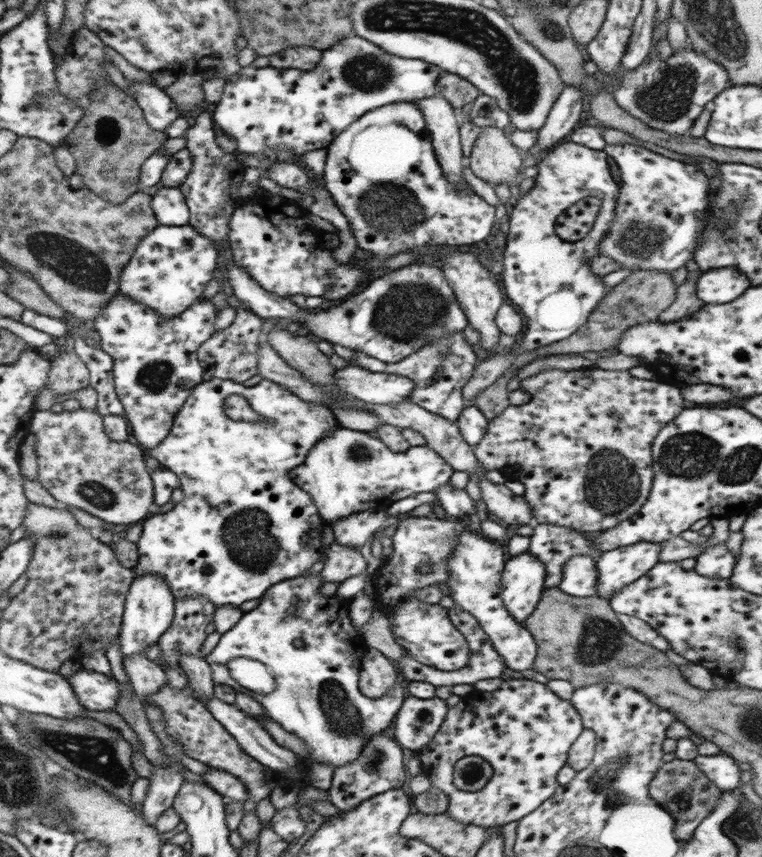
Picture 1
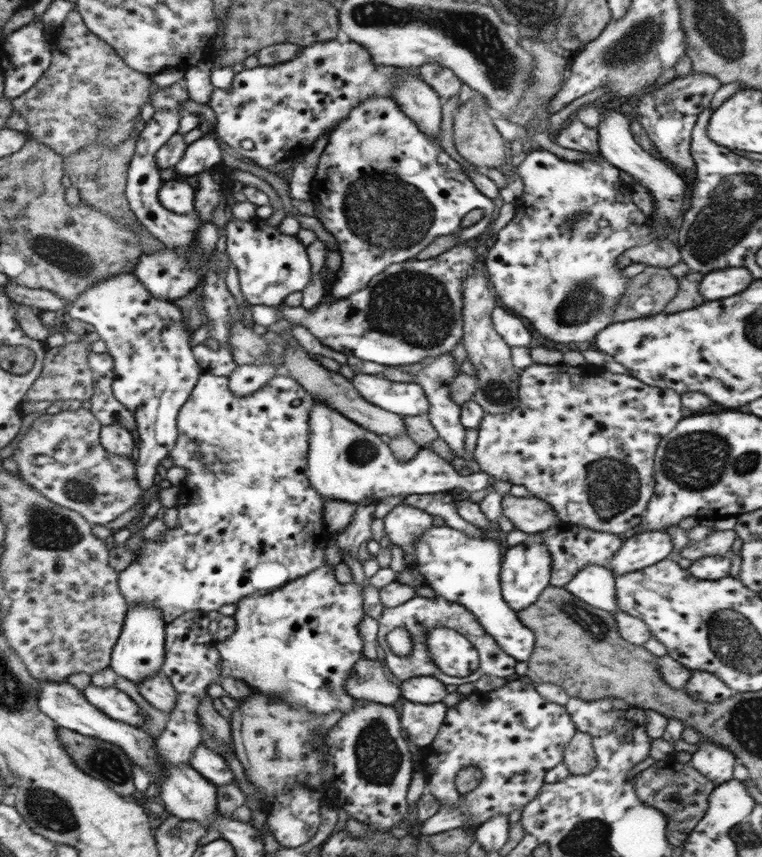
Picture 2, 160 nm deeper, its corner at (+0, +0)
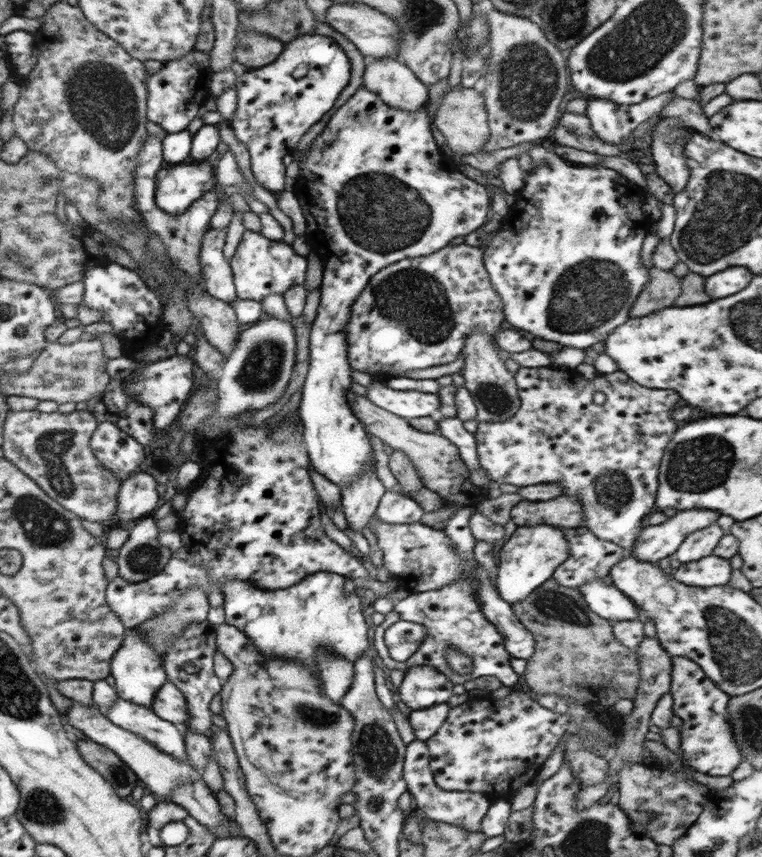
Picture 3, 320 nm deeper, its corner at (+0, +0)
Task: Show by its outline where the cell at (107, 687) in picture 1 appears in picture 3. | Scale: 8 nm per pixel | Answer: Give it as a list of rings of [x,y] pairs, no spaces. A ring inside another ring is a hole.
[[[118,697],[106,716],[115,726],[144,736],[158,751],[189,764],[182,729],[156,716],[150,707]]]

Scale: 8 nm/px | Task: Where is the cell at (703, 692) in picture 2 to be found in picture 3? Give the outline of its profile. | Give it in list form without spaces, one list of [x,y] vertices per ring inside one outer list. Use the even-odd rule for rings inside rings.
[[[670,655],[672,661],[671,687],[670,693],[673,696],[674,715],[679,716],[684,721],[684,726],[679,728],[680,747],[684,761],[698,770],[698,772],[712,777],[731,776],[738,765],[743,762],[740,748],[732,736],[732,728],[728,722],[728,710],[730,696],[725,693],[724,688],[712,682],[711,678],[693,660],[686,657]]]

